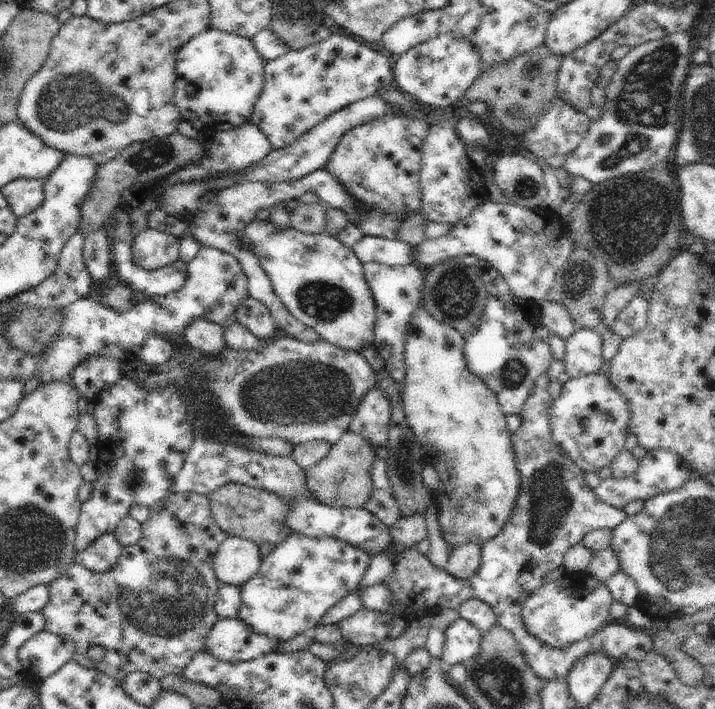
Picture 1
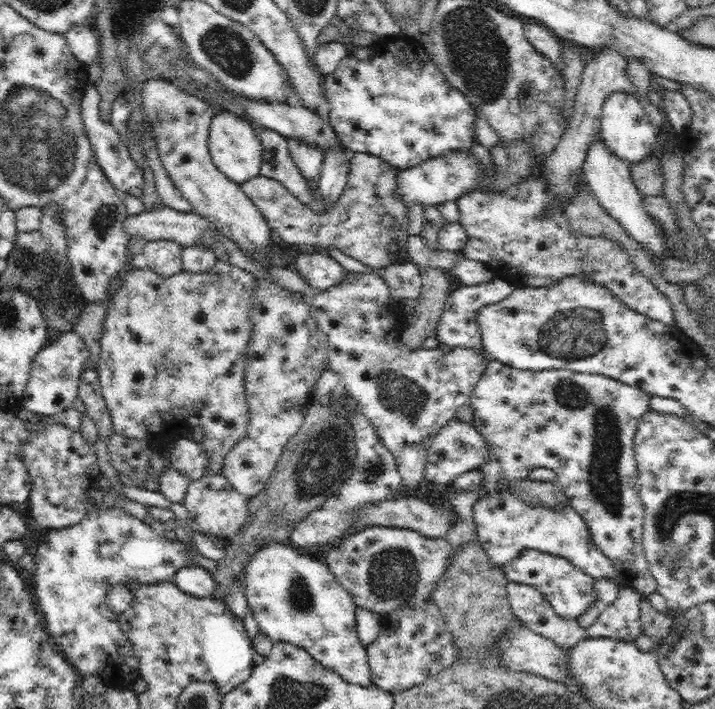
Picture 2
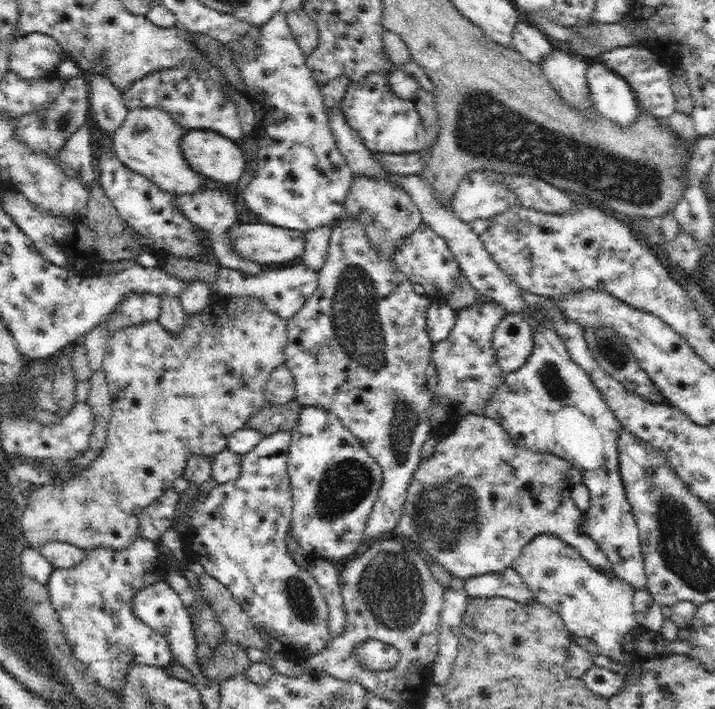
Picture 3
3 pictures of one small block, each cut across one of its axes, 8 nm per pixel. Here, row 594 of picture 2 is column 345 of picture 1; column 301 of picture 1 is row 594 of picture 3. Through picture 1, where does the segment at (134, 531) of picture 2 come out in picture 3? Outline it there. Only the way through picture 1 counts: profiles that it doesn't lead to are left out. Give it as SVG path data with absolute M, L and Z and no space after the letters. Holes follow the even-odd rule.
M138 536L130 546L124 550L112 548L96 548L87 550L84 560L78 566L72 568L56 568L50 574L48 580L48 592L56 613L60 615L60 621L64 623L64 633L72 648L72 653L80 662L84 663L88 674L96 680L98 685L116 692L123 685L125 672L133 662L140 665L154 665L166 667L174 661L172 648L164 635L152 630L142 619L132 612L132 598L140 590L154 584L156 581L164 581L165 573L162 570L163 557L157 549L154 541Z

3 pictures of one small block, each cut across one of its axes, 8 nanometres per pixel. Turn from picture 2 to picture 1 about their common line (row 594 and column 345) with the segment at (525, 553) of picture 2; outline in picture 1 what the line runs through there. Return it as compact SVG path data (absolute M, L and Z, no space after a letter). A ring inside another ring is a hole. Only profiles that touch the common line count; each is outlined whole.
M292 532L262 561L259 571L242 586L241 607L237 618L257 635L278 641L287 641L314 630L330 608L359 586L370 561L367 552L343 540L332 537L313 539L302 533Z

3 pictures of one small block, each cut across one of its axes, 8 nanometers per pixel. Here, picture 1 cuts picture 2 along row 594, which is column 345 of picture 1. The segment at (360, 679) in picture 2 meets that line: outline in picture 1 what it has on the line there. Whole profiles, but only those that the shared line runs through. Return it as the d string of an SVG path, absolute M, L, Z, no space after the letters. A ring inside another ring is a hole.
M258 216L245 228L244 234L243 241L256 253L259 265L271 280L273 291L295 319L313 328L322 339L339 349L360 353L368 346L374 348L376 301L365 279L363 262L351 248L326 232L311 235L292 226L284 231L276 230L270 220L260 220Z

